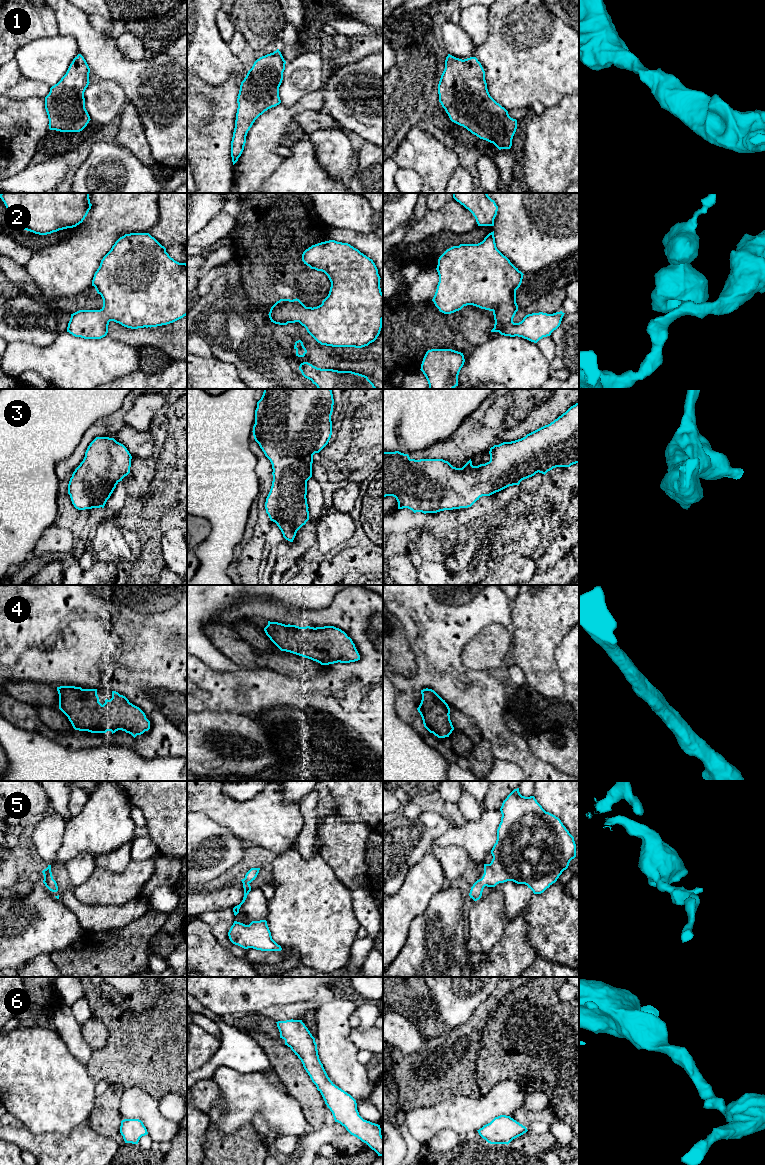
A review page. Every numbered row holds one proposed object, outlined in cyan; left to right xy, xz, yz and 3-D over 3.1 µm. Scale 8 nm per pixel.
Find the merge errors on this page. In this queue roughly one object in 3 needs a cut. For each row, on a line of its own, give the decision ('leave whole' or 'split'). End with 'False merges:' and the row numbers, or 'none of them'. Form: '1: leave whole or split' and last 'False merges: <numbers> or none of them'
1: leave whole
2: leave whole
3: leave whole
4: leave whole
5: leave whole
6: leave whole
False merges: none of them

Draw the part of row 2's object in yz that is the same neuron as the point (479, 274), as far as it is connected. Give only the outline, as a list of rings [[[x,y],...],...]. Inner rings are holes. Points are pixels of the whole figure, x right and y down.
[[[494,231],[478,244],[460,244],[447,249],[439,257],[436,270],[439,282],[432,301],[439,311],[451,314],[467,305],[492,311],[495,324],[491,332],[510,337],[518,336],[537,343],[560,326],[565,314],[562,311],[553,314],[532,313],[519,323],[513,322],[518,311],[516,290],[520,287],[524,274],[497,249]]]

